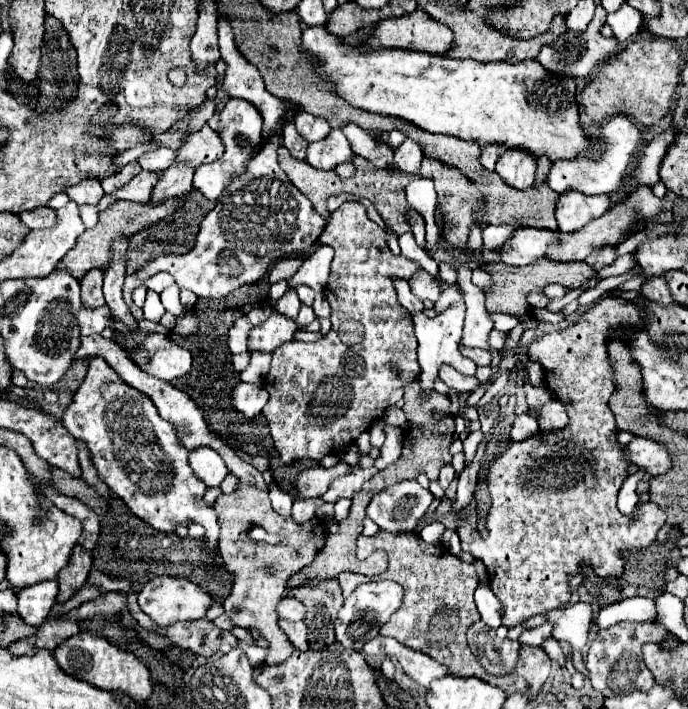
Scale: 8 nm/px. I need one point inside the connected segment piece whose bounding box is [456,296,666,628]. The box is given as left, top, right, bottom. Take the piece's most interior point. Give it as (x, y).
(553, 507)

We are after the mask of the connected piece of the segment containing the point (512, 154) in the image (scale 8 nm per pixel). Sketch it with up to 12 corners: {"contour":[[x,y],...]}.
{"contour":[[510,148],[496,162],[496,172],[514,188],[534,184],[536,160]]}

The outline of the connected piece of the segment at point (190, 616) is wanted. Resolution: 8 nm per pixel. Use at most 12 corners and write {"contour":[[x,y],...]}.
{"contour":[[158,576],[138,604],[160,628],[206,618],[214,598],[186,578]]}

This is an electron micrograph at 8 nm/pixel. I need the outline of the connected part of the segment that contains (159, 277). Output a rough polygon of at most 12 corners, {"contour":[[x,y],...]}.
{"contour":[[158,272],[146,280],[148,290],[162,292],[174,284],[168,272]]}

